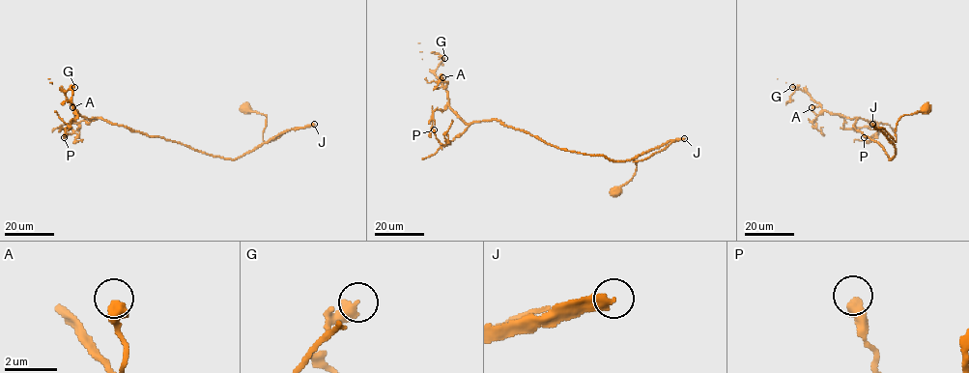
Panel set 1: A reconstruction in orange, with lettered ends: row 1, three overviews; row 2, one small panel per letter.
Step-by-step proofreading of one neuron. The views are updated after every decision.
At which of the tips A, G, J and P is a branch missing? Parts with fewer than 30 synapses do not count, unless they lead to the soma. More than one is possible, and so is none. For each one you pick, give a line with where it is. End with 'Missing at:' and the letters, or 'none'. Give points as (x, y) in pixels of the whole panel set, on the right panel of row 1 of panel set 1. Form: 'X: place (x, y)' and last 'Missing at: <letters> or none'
J: place (872, 124)
Missing at: J

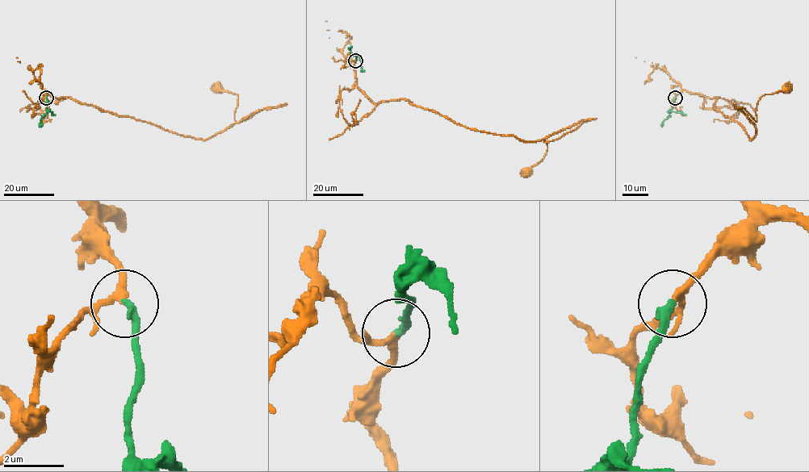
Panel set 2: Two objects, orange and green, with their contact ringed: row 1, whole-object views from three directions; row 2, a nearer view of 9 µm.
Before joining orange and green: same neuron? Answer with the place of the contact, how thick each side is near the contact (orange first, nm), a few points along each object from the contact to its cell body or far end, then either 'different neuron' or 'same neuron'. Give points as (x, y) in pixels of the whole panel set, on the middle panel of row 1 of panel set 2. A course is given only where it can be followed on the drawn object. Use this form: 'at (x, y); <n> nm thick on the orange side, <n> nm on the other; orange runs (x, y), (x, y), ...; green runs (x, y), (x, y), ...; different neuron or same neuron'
at (355, 60); 200 nm thick on the orange side, 260 nm on the other; orange runs (355, 60), (374, 102), (407, 99), (474, 130), (541, 140), (583, 122), (543, 142), (526, 169); green runs (355, 60), (355, 56), (348, 47); same neuron

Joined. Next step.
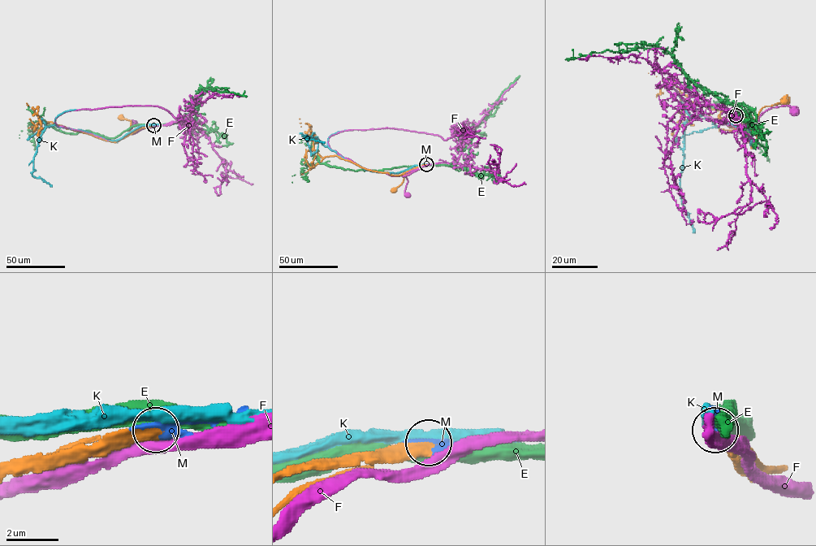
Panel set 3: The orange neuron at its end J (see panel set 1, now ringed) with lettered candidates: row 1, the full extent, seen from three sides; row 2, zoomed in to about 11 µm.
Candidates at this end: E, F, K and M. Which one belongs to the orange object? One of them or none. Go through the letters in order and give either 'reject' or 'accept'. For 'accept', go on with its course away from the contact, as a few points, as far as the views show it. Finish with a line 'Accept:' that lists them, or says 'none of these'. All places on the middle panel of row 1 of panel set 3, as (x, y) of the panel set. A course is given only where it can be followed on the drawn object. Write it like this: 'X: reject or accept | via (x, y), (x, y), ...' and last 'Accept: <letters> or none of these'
E: reject
F: reject
K: reject
M: accept
Accept: M

